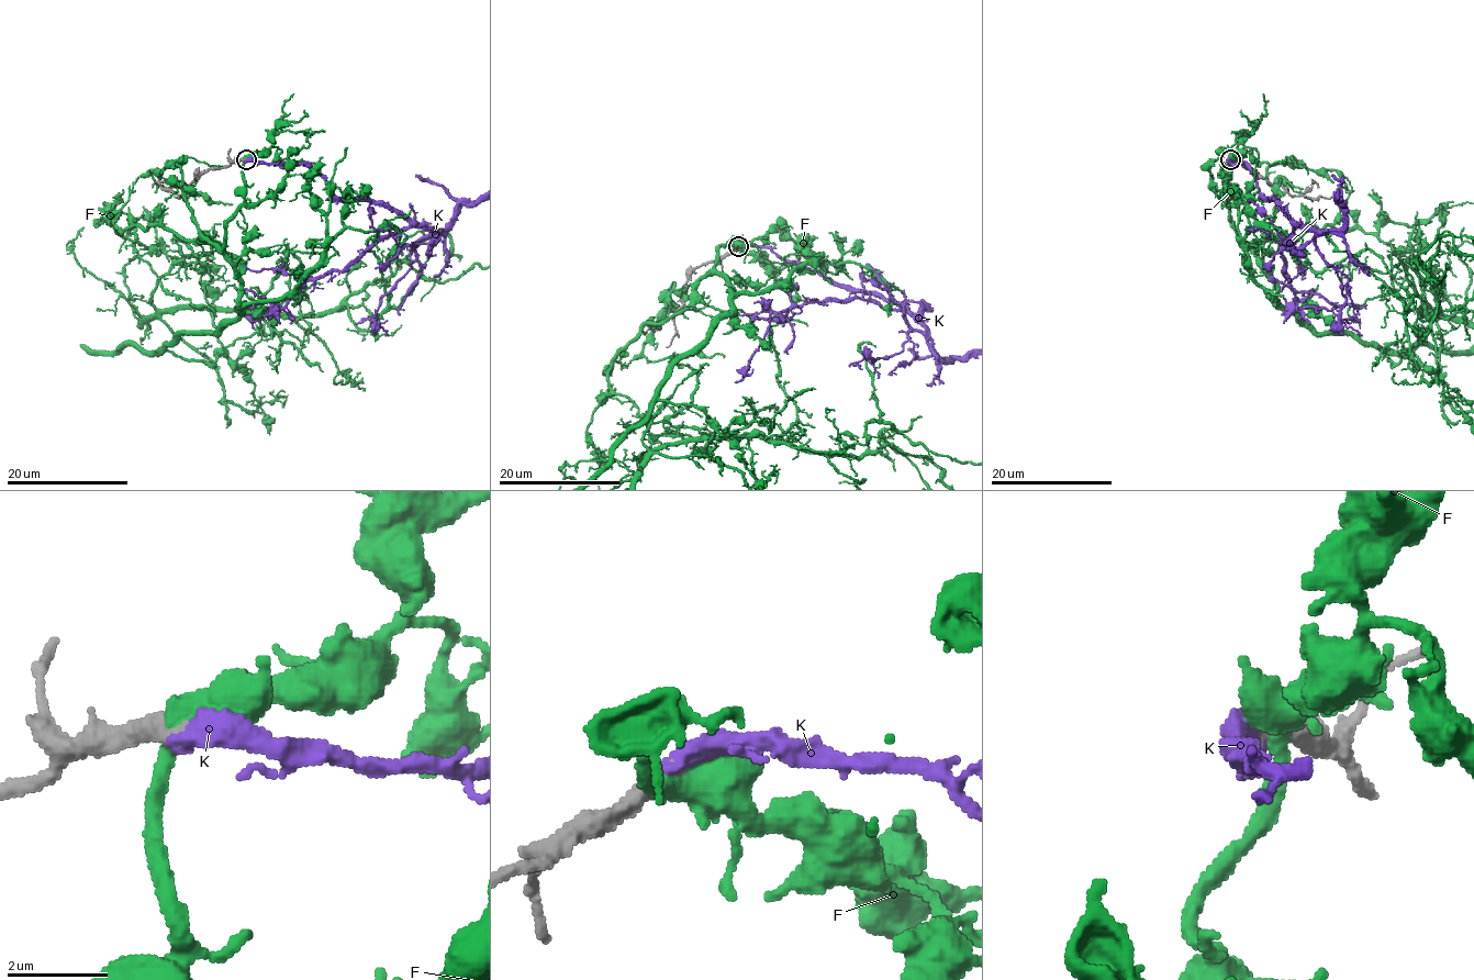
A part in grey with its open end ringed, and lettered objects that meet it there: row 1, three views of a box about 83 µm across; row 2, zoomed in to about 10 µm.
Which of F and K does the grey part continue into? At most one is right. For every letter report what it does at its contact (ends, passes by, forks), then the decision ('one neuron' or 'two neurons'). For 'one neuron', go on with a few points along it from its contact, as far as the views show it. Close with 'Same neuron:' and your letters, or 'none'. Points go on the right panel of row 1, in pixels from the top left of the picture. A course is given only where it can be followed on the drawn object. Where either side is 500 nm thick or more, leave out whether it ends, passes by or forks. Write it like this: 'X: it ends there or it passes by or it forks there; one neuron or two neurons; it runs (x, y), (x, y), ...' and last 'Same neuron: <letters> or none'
F: two neurons
K: it ends there; one neuron; it runs (1230, 159), (1244, 163), (1257, 187), (1291, 223), (1282, 256), (1296, 308), (1350, 305), (1358, 320), (1353, 319)
Same neuron: K

